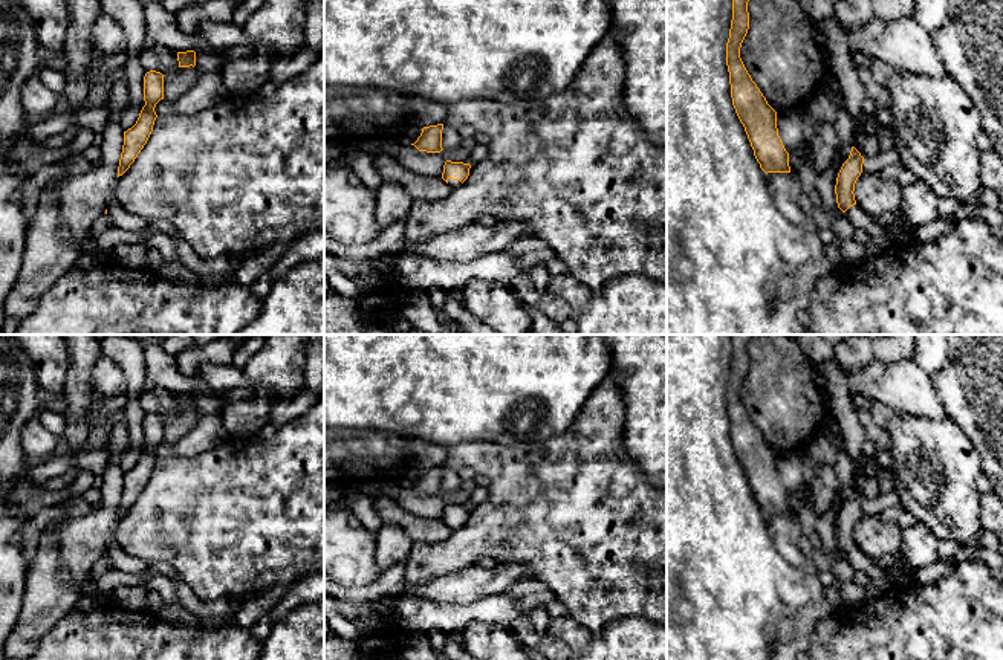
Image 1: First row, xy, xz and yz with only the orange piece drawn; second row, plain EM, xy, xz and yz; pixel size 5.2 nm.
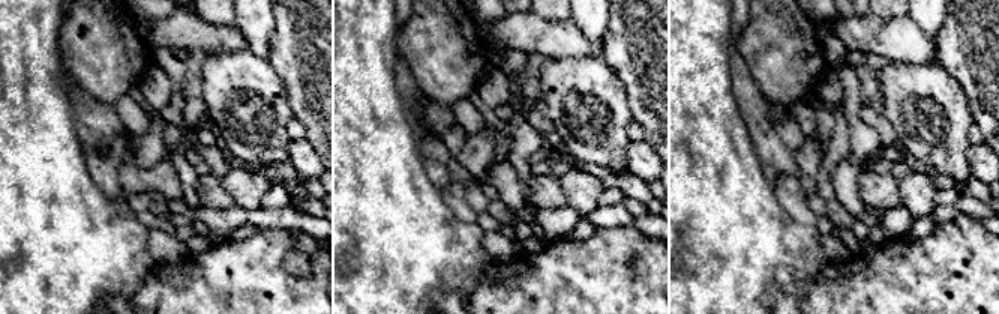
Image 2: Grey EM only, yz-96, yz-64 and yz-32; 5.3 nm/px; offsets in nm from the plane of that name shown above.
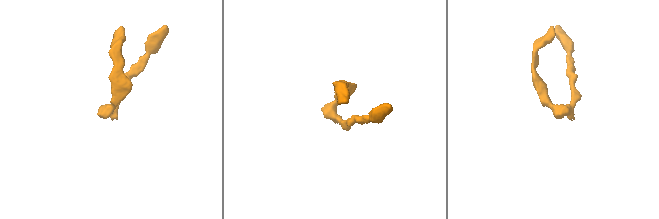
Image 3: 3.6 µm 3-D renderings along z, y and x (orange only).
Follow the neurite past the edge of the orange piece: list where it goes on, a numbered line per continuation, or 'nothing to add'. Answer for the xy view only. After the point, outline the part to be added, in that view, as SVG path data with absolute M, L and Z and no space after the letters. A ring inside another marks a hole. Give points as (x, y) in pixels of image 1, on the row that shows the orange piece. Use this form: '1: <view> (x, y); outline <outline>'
1: xy (118, 217); outline M110 202L107 206L107 220L110 222L112 228L119 228L124 231L141 231L150 222L147 218L128 214L124 208L118 206L115 202Z

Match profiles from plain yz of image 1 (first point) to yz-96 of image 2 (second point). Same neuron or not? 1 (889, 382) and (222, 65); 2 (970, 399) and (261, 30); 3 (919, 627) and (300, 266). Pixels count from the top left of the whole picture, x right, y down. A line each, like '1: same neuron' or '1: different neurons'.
1: different neurons
2: different neurons
3: different neurons

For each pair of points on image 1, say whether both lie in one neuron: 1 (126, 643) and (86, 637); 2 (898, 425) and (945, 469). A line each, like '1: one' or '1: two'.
1: one
2: one

